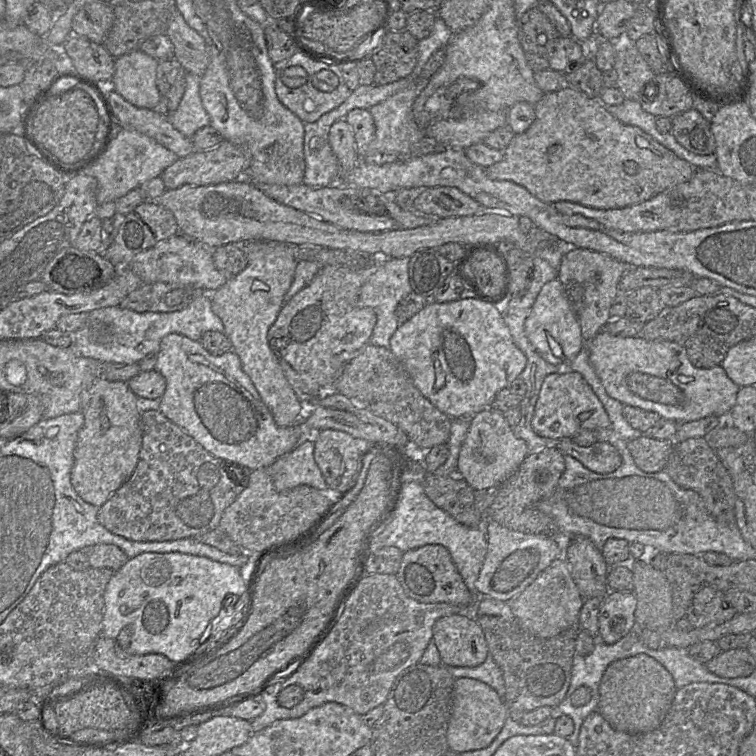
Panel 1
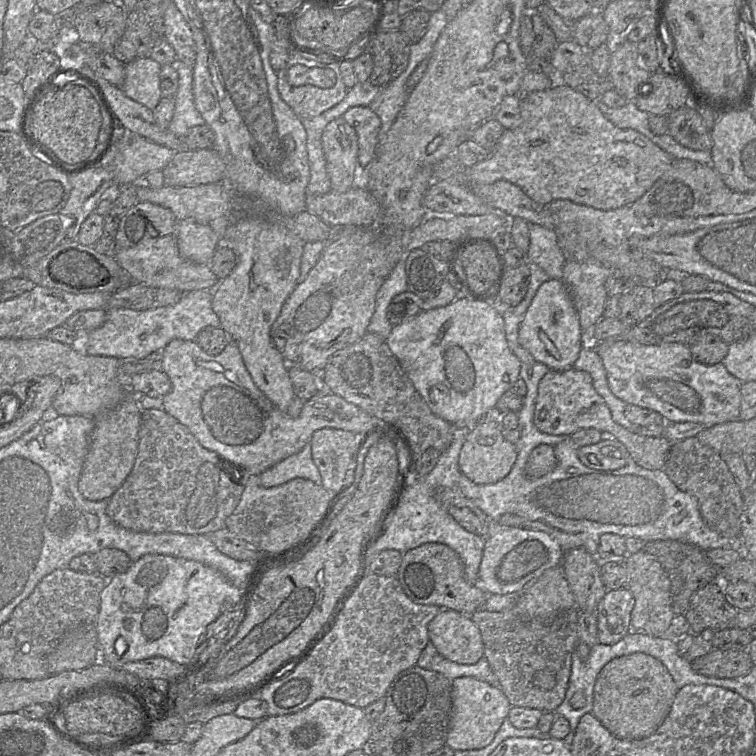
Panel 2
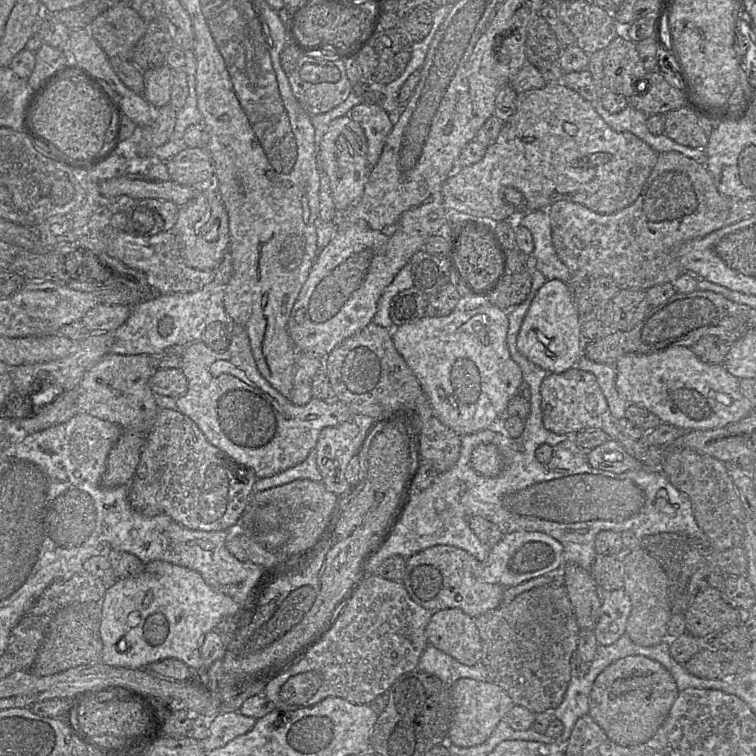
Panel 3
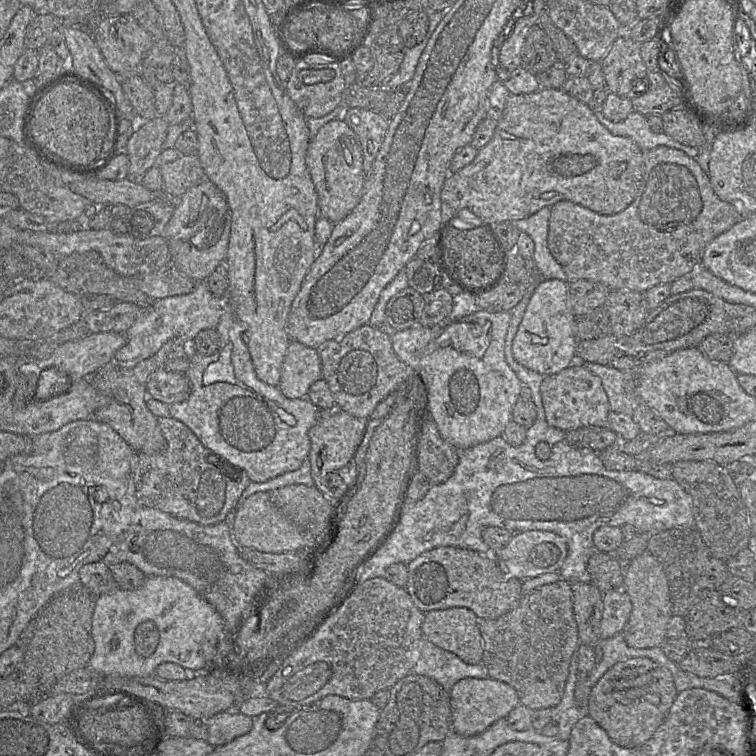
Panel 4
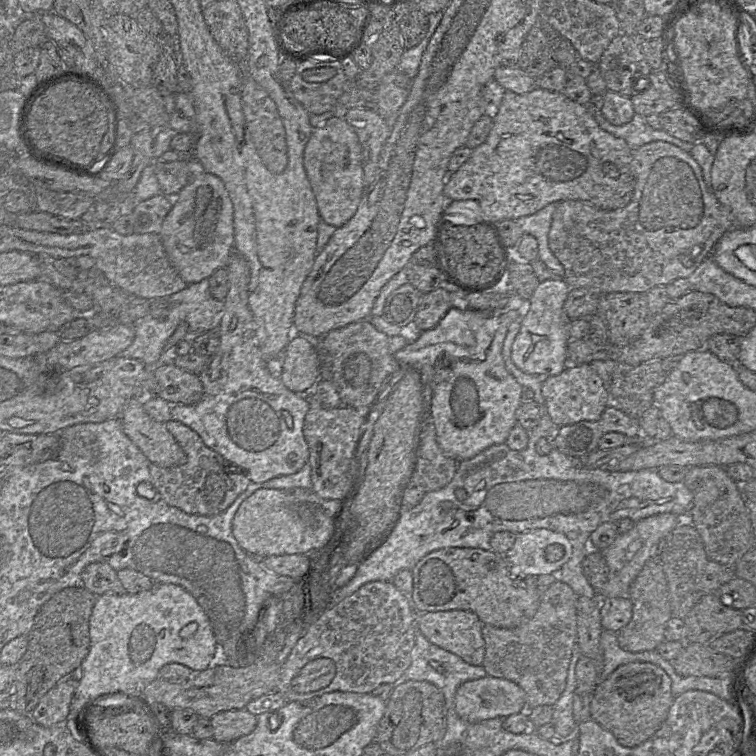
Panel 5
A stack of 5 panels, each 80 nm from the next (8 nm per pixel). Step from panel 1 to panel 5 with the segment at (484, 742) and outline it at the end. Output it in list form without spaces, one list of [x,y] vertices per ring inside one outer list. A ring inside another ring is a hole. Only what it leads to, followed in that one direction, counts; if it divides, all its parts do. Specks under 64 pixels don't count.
[[[486,675],[457,688],[455,711],[470,723],[506,718],[527,711],[526,697],[514,682]]]

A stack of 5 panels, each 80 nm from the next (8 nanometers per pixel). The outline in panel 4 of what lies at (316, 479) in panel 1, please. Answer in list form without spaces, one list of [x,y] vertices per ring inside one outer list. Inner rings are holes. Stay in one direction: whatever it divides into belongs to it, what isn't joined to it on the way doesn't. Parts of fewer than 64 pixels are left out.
[[[309,455],[296,470],[285,472],[266,482],[250,482],[240,496],[239,503],[245,501],[249,496],[256,492],[270,492],[291,484],[304,484],[309,487],[315,486],[315,481],[311,475],[311,462]]]

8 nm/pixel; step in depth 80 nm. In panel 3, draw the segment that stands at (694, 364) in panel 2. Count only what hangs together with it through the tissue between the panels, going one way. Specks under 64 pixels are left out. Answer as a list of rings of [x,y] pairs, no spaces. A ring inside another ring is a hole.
[[[675,346],[649,354],[628,353],[621,356],[614,367],[621,397],[628,404],[642,406],[656,414],[662,423],[689,431],[708,430],[736,422],[754,410],[740,392],[737,377],[723,364],[701,361],[690,347]]]

